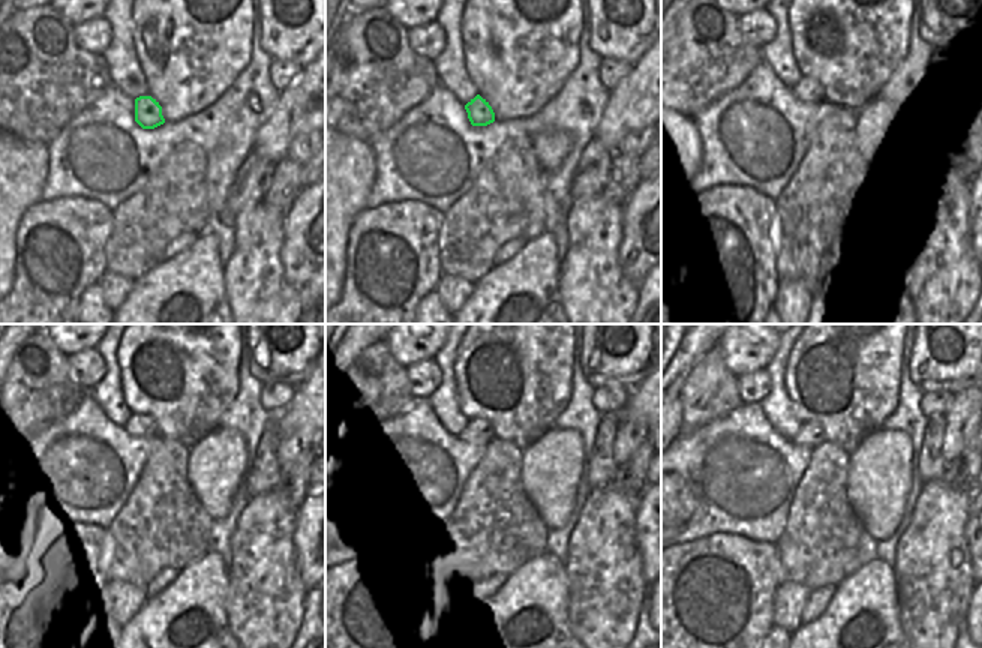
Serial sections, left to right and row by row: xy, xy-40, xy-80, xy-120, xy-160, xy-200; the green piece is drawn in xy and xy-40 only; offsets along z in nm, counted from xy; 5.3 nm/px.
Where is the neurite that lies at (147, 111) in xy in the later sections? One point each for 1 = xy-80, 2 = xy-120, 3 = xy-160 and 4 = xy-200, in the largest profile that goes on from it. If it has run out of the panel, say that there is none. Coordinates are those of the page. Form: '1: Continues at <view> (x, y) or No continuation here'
1: Continues at xy-80 (808, 90)
2: Continues at xy-120 (140, 425)
3: Continues at xy-160 (479, 432)
4: Continues at xy-200 (810, 434).

